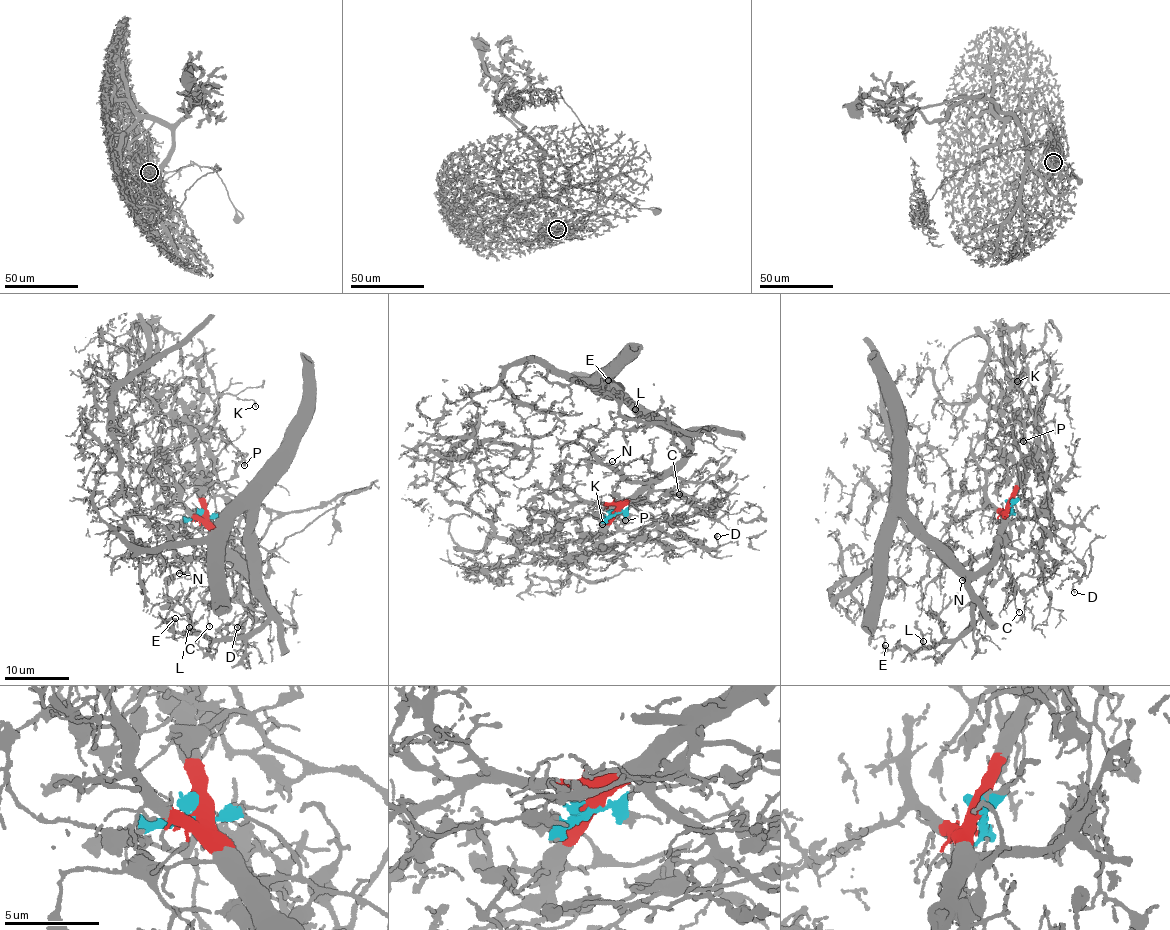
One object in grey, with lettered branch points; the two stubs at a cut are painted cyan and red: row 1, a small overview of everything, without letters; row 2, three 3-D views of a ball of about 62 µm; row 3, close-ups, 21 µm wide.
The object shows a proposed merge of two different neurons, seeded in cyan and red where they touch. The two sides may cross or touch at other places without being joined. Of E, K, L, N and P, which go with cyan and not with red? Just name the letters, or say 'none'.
K, P

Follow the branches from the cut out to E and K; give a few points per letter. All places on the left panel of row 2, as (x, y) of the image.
E: (202, 514), (223, 555), (258, 580), (267, 620), (238, 637), (215, 639), (171, 630), (164, 621), (175, 619)
K: (202, 514), (226, 519), (270, 556), (235, 567), (277, 514), (229, 493), (203, 429), (226, 393), (255, 406)

